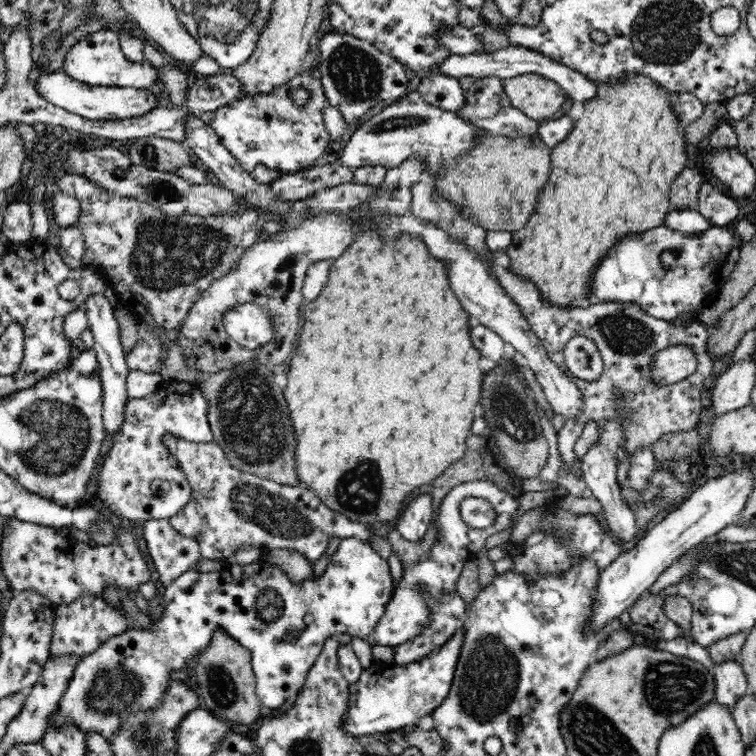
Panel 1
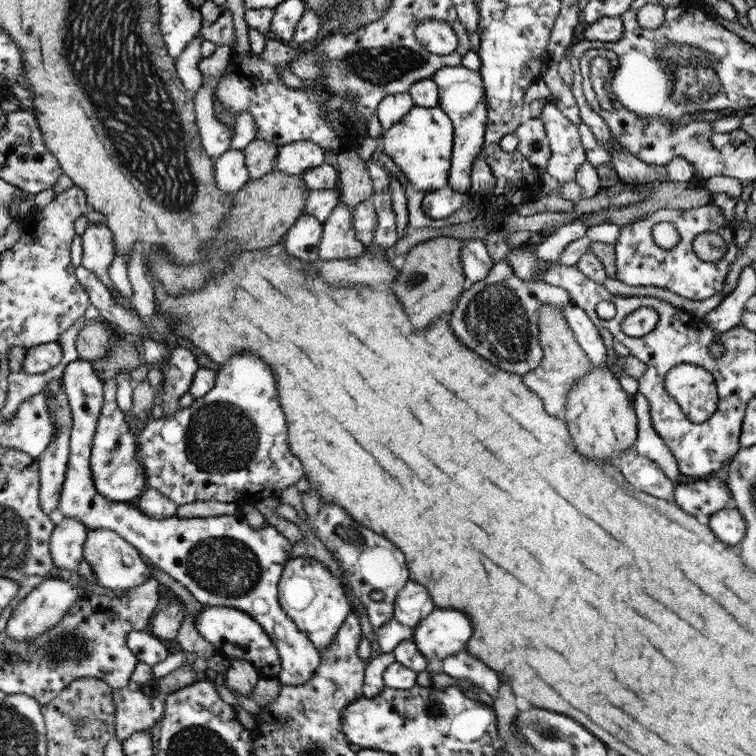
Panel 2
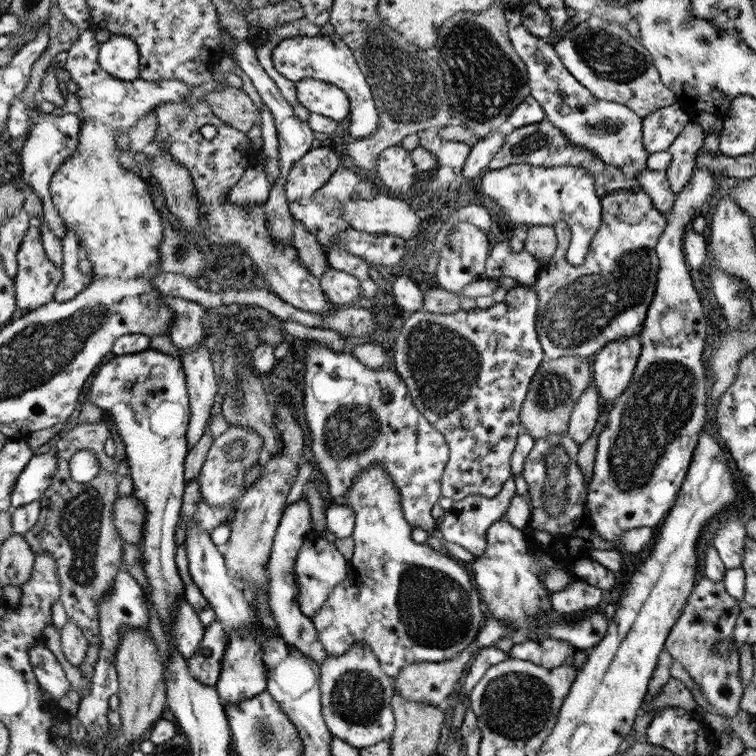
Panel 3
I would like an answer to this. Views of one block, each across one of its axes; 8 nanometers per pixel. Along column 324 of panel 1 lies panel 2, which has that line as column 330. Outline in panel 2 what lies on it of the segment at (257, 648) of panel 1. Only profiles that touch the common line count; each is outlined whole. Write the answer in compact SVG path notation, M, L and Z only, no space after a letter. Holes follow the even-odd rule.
M295 556L287 560L286 569L279 580L279 603L320 652L331 643L351 613L351 604L342 583L328 566L314 557Z

